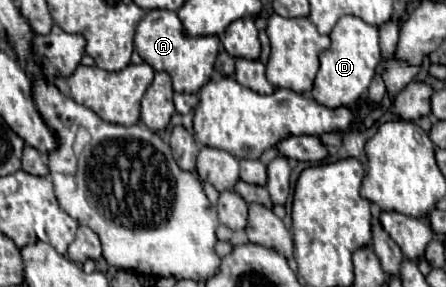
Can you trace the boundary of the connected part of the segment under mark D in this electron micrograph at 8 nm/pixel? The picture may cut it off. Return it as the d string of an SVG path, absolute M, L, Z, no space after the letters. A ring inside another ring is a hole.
M343 16L331 32L331 48L321 54L321 66L311 90L311 96L325 108L349 108L359 102L369 90L369 84L379 68L379 28L363 22L357 16Z

